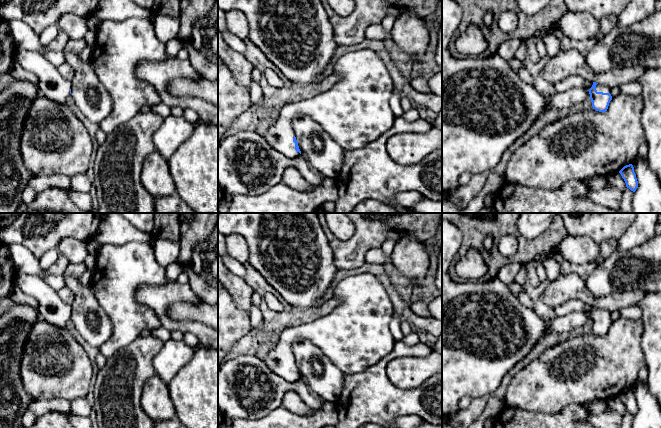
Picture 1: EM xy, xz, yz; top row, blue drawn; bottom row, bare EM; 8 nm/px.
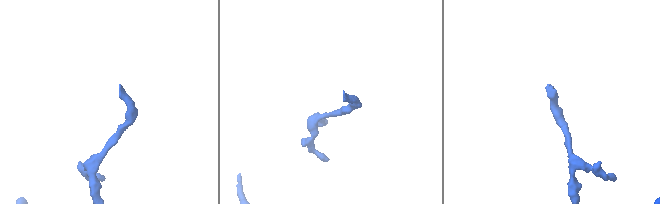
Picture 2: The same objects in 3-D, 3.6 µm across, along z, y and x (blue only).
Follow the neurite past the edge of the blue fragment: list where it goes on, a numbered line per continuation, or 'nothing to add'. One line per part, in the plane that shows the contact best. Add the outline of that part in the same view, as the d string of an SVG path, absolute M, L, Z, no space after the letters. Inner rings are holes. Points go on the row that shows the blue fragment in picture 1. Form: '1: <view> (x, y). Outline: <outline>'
1: yz (599, 88). Outline: M599 84L596 85L597 92L603 92L603 93L611 93L611 89L606 86L601 86Z

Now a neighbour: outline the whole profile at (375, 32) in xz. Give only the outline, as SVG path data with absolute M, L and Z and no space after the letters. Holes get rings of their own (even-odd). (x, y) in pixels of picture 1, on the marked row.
M381 24L371 25L365 31L365 39L383 40L386 36L386 31Z

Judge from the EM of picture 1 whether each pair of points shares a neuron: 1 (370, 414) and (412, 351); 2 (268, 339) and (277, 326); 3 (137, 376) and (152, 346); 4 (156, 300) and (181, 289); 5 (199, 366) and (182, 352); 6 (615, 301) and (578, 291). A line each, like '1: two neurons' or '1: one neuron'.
1: one neuron
2: two neurons
3: one neuron
4: one neuron
5: two neurons
6: one neuron

